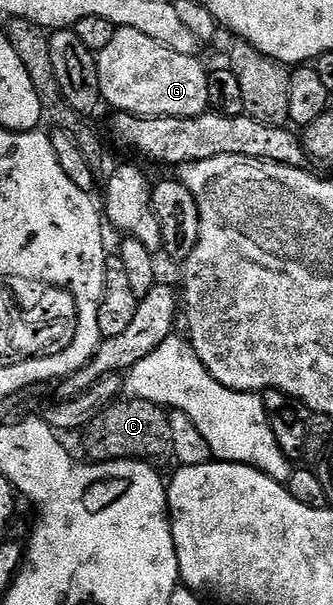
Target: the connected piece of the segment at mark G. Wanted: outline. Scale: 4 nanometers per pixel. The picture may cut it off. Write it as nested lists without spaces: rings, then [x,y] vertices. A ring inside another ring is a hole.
[[[118,28],[109,44],[101,48],[95,59],[102,101],[108,102],[114,109],[113,111],[133,114],[136,118],[195,118],[199,114],[208,113],[208,71],[203,70],[198,60],[198,57],[171,51],[135,28]]]

